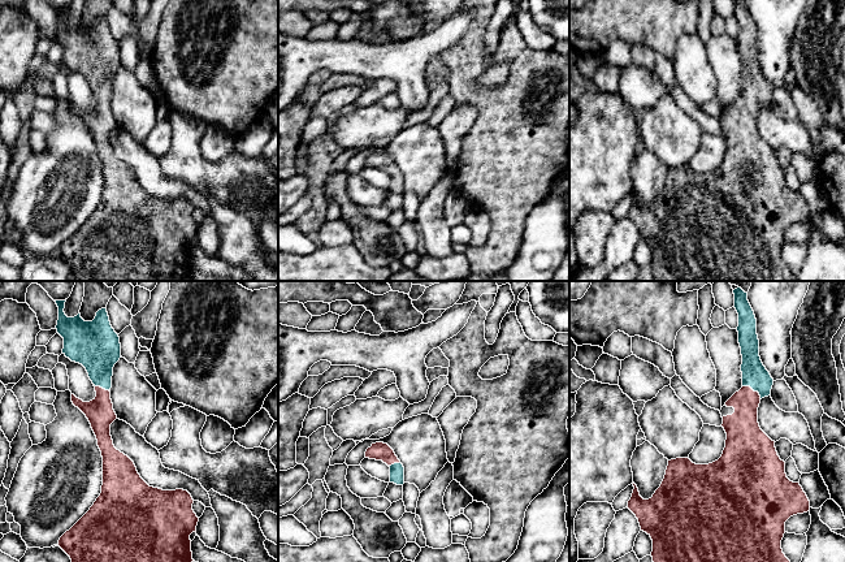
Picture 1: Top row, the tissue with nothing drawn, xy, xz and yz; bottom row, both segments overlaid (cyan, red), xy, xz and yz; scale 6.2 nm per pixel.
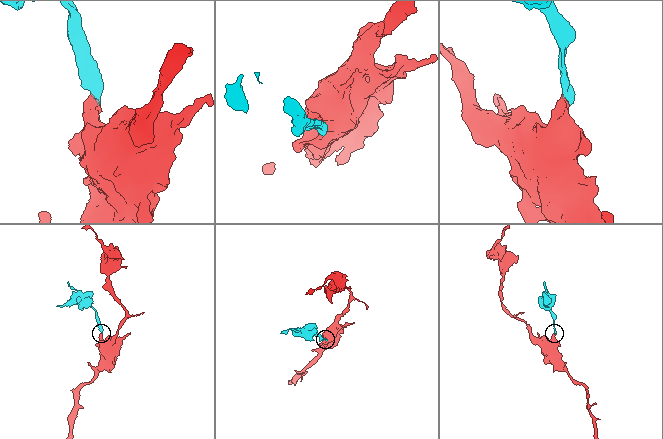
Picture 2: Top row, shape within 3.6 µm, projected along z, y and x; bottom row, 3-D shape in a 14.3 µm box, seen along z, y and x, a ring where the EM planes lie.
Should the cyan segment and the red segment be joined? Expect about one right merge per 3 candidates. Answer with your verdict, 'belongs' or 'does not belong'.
belongs

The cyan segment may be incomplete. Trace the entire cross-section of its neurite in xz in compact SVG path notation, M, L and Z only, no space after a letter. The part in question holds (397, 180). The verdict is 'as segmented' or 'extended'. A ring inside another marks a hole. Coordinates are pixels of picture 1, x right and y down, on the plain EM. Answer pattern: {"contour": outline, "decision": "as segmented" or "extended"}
{"contour": "M372 152L365 160L365 167L386 172L390 176L390 191L396 194L404 193L404 176L387 152Z", "decision": "extended"}

